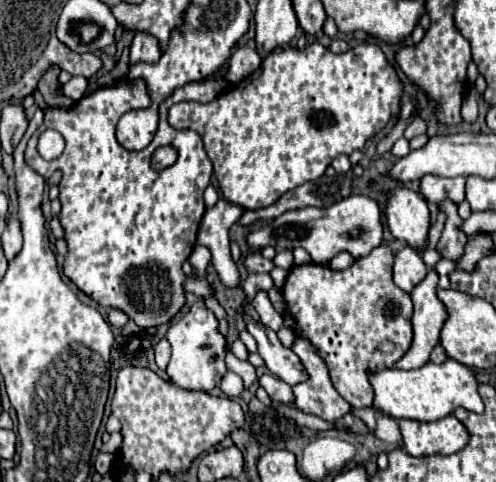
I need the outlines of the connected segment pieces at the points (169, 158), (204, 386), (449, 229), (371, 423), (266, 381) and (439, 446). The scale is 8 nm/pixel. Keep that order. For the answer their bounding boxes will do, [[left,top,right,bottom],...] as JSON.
[[151,145,177,171],[167,301,227,393],[437,201,467,259],[351,407,375,431],[259,375,295,403],[401,415,469,457]]

